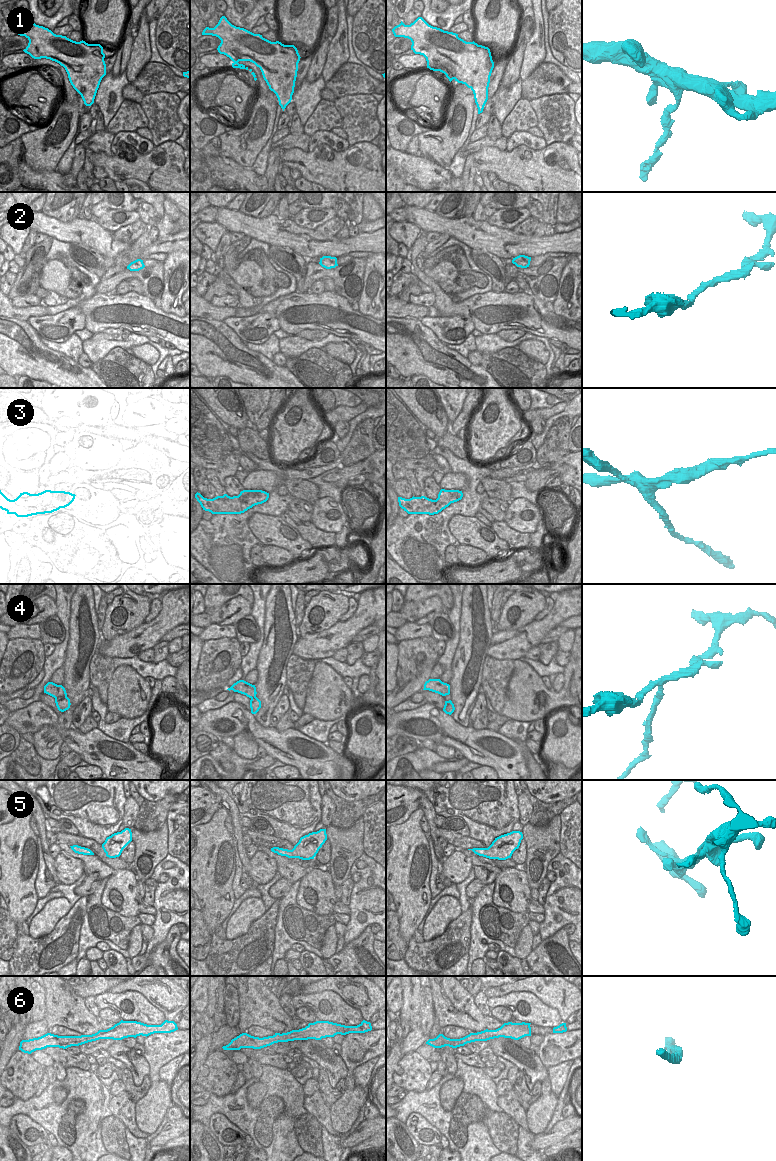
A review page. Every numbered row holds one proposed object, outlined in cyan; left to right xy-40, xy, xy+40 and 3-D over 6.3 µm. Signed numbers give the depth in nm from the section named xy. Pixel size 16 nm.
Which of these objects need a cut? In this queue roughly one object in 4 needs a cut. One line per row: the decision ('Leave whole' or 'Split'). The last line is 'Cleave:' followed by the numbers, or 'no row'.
1: Split
2: Leave whole
3: Split
4: Split
5: Leave whole
6: Leave whole
Cleave: 1, 3, 4.

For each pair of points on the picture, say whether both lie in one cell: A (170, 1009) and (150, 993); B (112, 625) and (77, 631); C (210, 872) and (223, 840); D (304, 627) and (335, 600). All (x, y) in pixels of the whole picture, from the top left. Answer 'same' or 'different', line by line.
A: same
B: different
C: same
D: same

